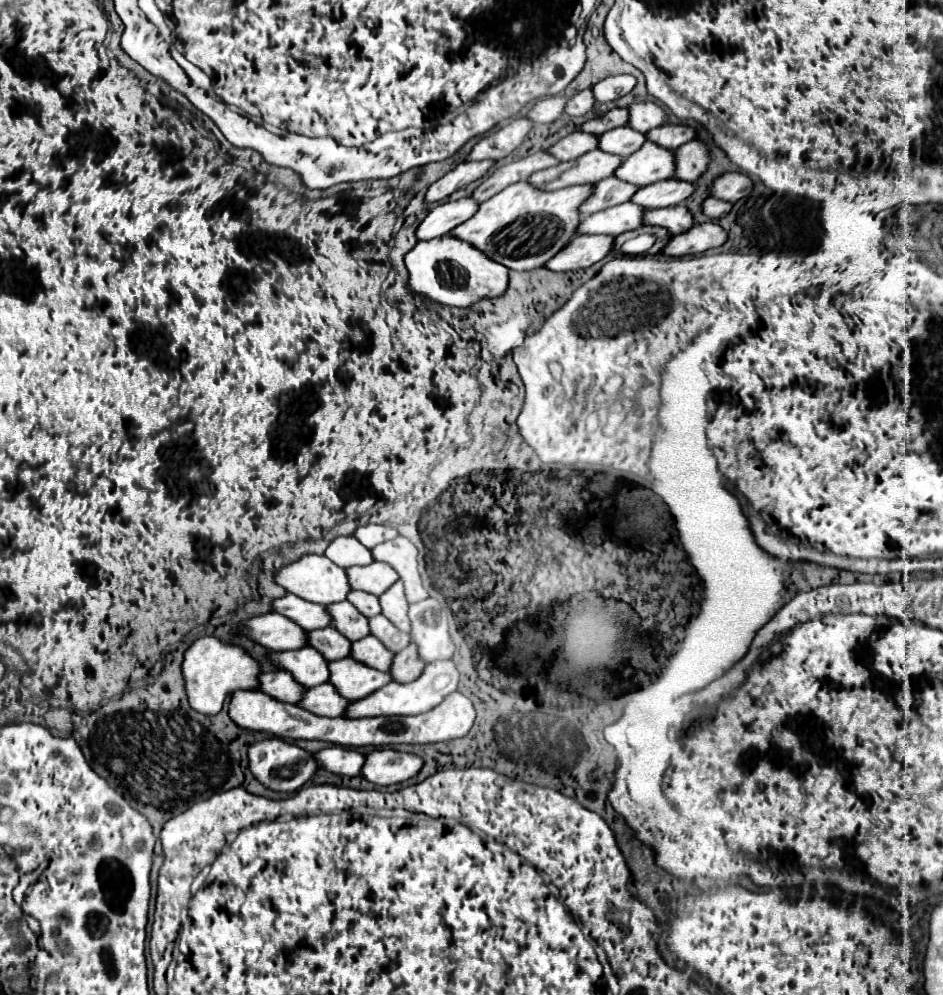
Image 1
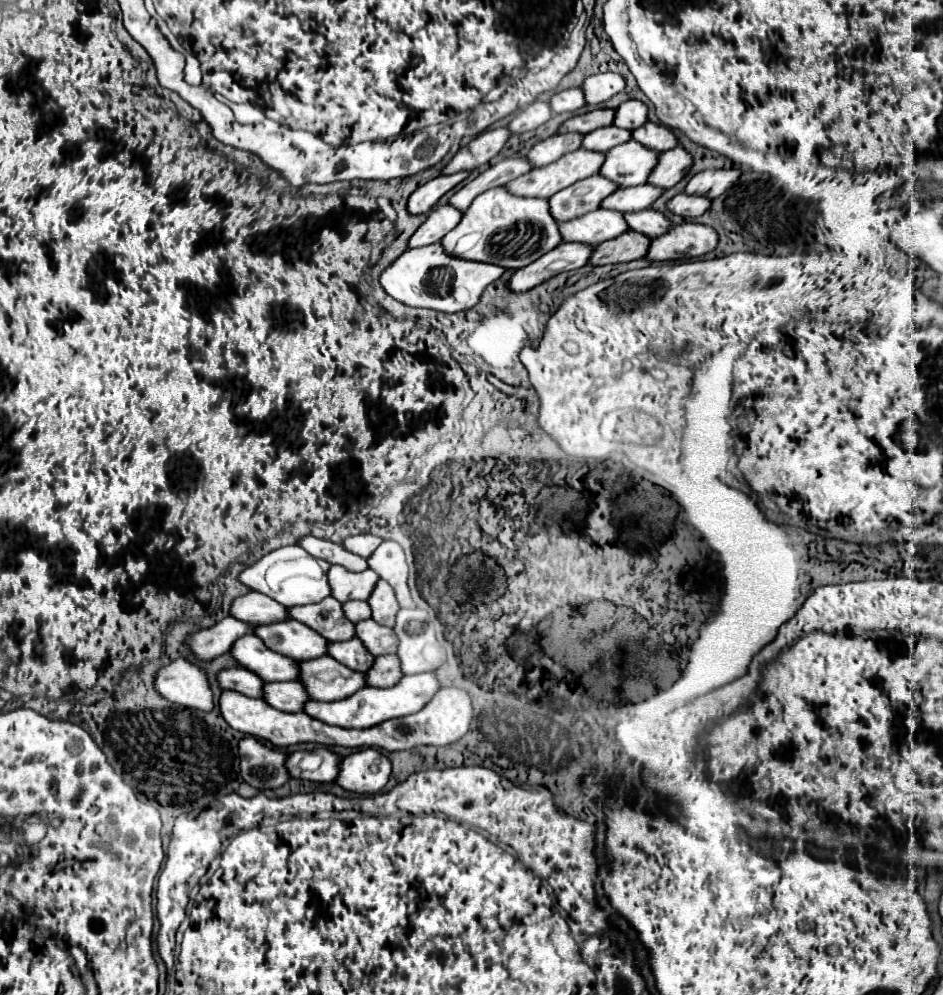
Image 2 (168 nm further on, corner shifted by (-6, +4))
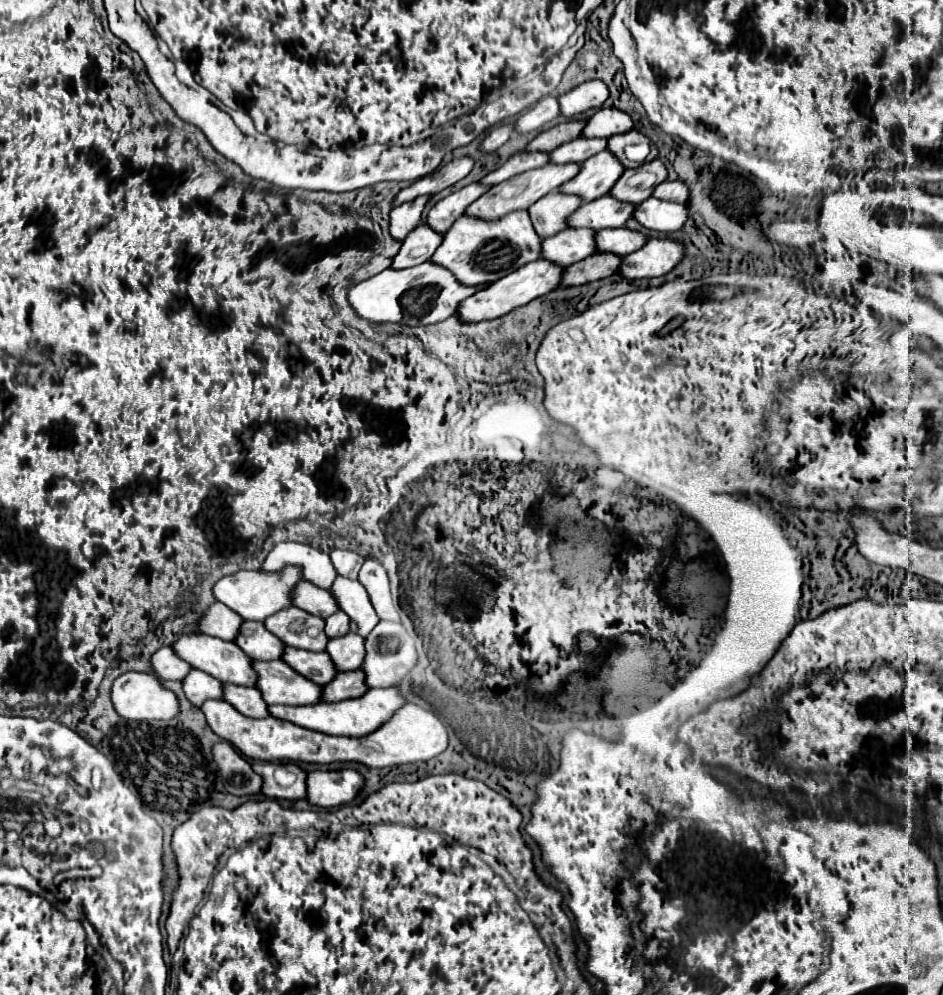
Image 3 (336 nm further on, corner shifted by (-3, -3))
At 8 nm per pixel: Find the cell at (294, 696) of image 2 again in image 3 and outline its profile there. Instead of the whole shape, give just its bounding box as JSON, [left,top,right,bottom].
[223,683,269,719]

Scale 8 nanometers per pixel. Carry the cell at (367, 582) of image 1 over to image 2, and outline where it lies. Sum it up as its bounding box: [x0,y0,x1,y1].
[328,564,380,602]

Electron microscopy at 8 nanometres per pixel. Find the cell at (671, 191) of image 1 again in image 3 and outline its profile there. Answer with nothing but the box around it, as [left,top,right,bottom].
[567,195,635,231]

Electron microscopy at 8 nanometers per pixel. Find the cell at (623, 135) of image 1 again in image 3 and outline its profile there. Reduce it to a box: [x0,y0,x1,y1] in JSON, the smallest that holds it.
[549,137,607,163]

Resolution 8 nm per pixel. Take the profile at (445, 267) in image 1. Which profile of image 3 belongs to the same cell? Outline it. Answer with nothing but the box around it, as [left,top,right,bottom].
[347,263,483,325]

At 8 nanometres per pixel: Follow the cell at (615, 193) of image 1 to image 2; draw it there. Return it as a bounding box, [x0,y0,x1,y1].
[550,174,620,222]

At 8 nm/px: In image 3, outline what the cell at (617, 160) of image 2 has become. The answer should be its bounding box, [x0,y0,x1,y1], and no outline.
[559,151,623,201]

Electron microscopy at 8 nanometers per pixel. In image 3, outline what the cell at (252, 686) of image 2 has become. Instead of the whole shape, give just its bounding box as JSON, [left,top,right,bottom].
[183,671,223,707]

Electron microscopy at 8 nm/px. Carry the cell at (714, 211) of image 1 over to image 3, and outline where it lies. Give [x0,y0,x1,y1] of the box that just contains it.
[633,197,687,233]

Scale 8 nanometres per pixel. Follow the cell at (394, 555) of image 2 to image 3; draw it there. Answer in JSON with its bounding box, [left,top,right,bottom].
[359,559,399,621]

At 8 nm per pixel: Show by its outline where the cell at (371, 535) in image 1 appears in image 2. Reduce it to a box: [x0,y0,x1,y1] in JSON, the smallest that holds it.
[344,534,382,556]

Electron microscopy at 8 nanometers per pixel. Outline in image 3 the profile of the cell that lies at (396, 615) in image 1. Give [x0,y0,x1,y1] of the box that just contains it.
[331,577,379,637]

